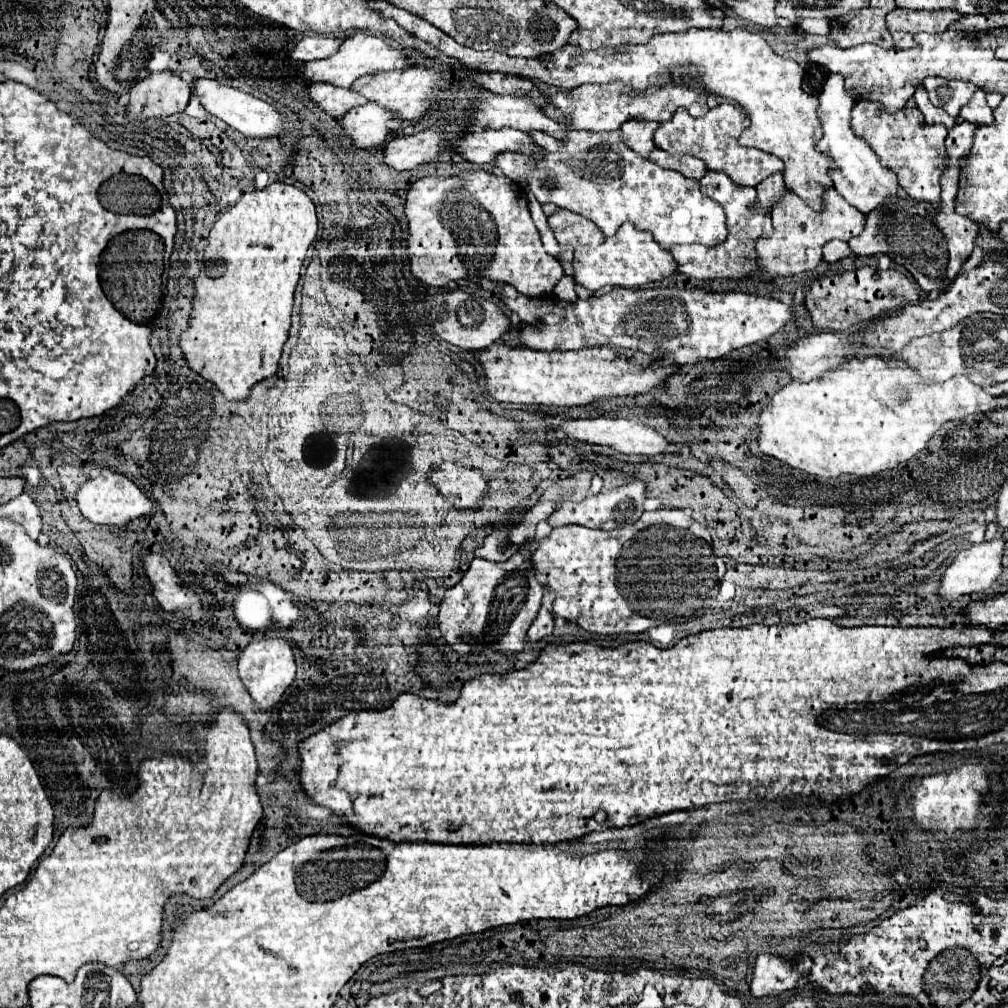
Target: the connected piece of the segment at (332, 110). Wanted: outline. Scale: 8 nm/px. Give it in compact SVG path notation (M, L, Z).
M313 83L309 87L309 95L325 113L335 119L343 119L349 109L367 103L367 99L363 99L363 95L359 95L357 91L351 91L351 87L343 89L331 83Z

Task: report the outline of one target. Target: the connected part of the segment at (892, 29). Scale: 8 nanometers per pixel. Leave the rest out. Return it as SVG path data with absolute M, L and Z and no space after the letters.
M897 7L887 15L887 29L893 35L895 47L907 49L913 45L915 33L941 33L959 17L957 11L911 11Z

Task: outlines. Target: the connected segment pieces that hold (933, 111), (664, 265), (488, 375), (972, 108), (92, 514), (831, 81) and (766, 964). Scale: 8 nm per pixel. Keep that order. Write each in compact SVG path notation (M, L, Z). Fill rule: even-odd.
M919 83L919 87L917 87L917 91L915 91L913 97L915 97L915 101L917 101L917 107L919 107L921 113L925 115L925 121L927 121L927 123L943 123L947 129L953 129L953 127L955 127L957 119L951 117L951 115L947 115L943 109L935 107L935 105L929 101L927 91L923 89L921 83Z
M631 223L619 227L617 235L605 237L599 247L577 247L573 259L575 283L589 289L591 293L603 287L643 287L653 281L661 281L675 271L675 259L671 253L661 249L659 243L651 237L651 233L637 231Z
M495 343L483 351L477 351L475 357L483 363L487 391L491 393L491 397L517 405L573 407L589 405L597 399L617 395L647 393L651 387L657 387L667 375L675 371L675 365L653 369L651 363L655 355L615 347L587 347L579 351L535 351L527 347L507 347L503 343Z
M977 91L973 95L973 99L961 109L959 117L963 121L969 121L969 123L975 123L975 125L993 125L993 111L991 107L987 105L985 101L985 91Z
M101 471L101 475L97 479L89 479L79 491L77 491L77 505L81 509L81 513L97 525L115 525L115 527L123 527L127 525L131 519L143 517L147 513L151 513L151 499L125 475L115 473L115 471Z
M831 75L823 87L823 93L819 95L817 115L823 127L823 137L819 139L819 145L815 147L823 155L831 157L835 163L829 175L837 193L845 197L853 207L857 207L861 213L869 213L881 207L885 197L897 193L897 175L891 169L881 165L875 151L871 151L871 147L863 139L855 137L853 127L851 127L853 105L855 105L855 99L843 89L843 77Z
M757 955L755 959L755 965L753 965L753 981L751 981L751 995L753 997L763 997L763 995L777 995L781 991L787 991L787 989L793 989L793 987L799 987L803 983L797 983L795 985L795 967L793 963L789 961L783 961L777 957L777 955Z

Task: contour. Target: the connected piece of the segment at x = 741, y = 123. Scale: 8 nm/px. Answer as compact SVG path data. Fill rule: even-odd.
M719 103L715 109L709 109L703 117L691 117L687 113L687 109L679 109L673 119L659 123L659 129L655 131L655 145L659 149L665 149L669 153L687 153L693 155L701 161L705 161L705 165L713 171L723 171L727 173L731 179L735 179L735 183L739 185L747 185L747 187L755 187L757 183L761 183L767 175L781 171L783 163L761 151L755 147L741 147L737 143L741 131L749 125L749 119L745 115L745 111L735 105L735 103Z

